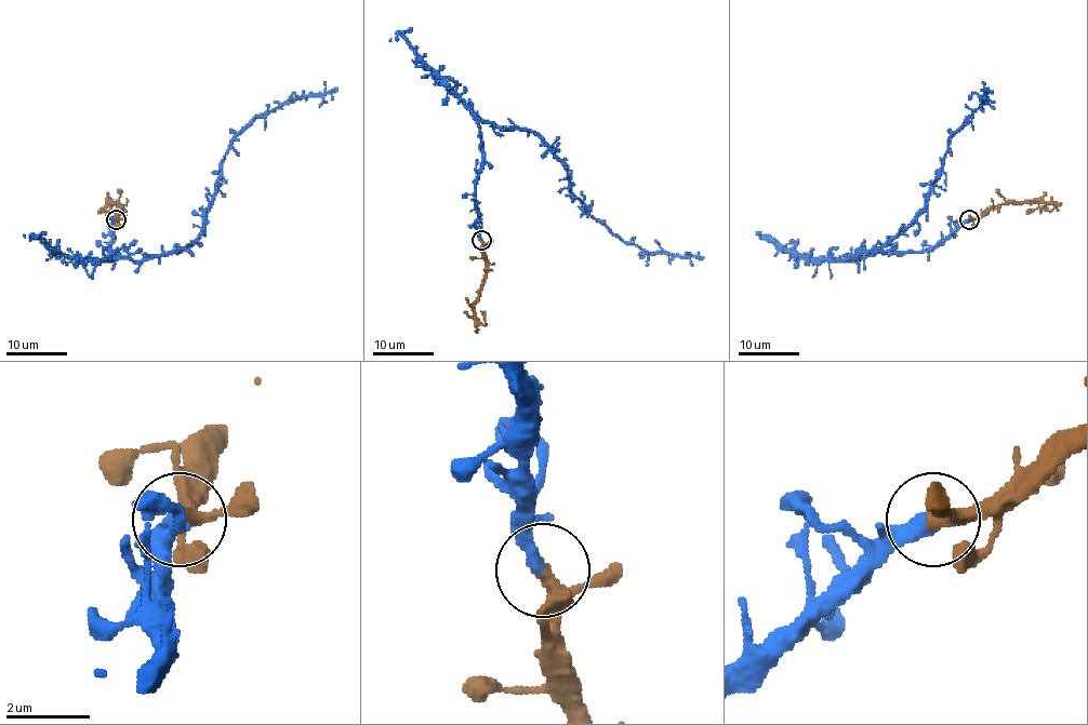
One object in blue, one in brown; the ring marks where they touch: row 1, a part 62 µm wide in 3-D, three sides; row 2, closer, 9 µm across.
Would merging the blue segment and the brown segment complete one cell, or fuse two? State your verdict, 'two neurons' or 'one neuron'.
one neuron

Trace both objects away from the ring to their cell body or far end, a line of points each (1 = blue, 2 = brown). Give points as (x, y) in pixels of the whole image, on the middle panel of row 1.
1: (481, 240), (479, 123), (492, 121), (532, 131), (567, 172), (586, 213), (623, 241), (703, 256)
2: (481, 240), (485, 271), (479, 300), (473, 307), (474, 316), (483, 325), (485, 316), (480, 311)

